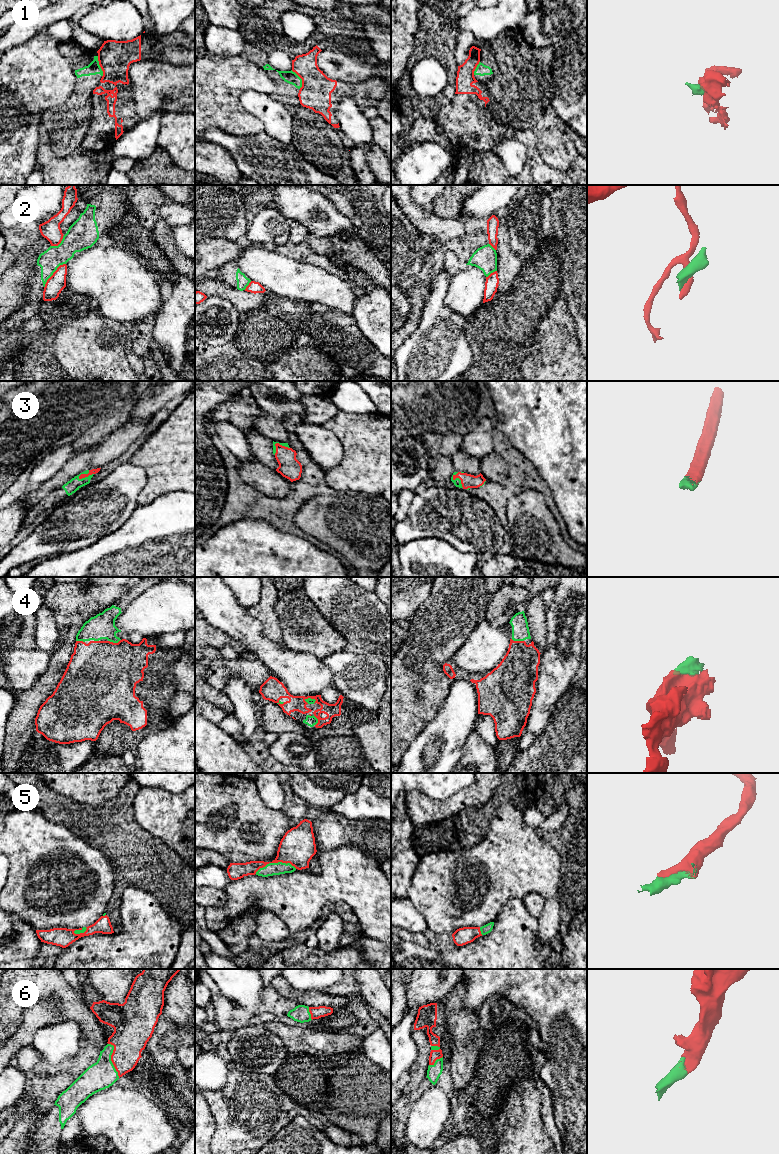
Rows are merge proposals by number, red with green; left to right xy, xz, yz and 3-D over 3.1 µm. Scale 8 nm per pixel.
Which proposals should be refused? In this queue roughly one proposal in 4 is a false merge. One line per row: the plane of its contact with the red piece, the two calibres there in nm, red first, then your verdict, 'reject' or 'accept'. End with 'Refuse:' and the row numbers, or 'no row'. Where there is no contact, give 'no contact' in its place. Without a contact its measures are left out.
1: meets red in xy; 260 nm thick on the red side, 100 nm on the other; reject
2: meets red in xy; 150 nm thick on the red side, 170 nm on the other; reject
3: meets red in xy; 50 nm thick on the red side, 100 nm on the other; accept
4: meets red in xy; 500 nm thick on the red side, 200 nm on the other; accept
5: meets red in xz; 280 nm thick on the red side, 100 nm on the other; accept
6: meets red in xy; 280 nm thick on the red side, 220 nm on the other; accept
Refuse: 1, 2

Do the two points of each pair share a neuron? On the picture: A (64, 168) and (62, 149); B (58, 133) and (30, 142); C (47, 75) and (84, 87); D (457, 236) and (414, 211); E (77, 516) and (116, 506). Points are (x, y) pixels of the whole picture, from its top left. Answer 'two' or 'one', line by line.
A: two
B: two
C: two
D: one
E: one

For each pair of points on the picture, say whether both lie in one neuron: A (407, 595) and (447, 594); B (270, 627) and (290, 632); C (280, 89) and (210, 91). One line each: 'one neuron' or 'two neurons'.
A: two neurons
B: two neurons
C: two neurons

